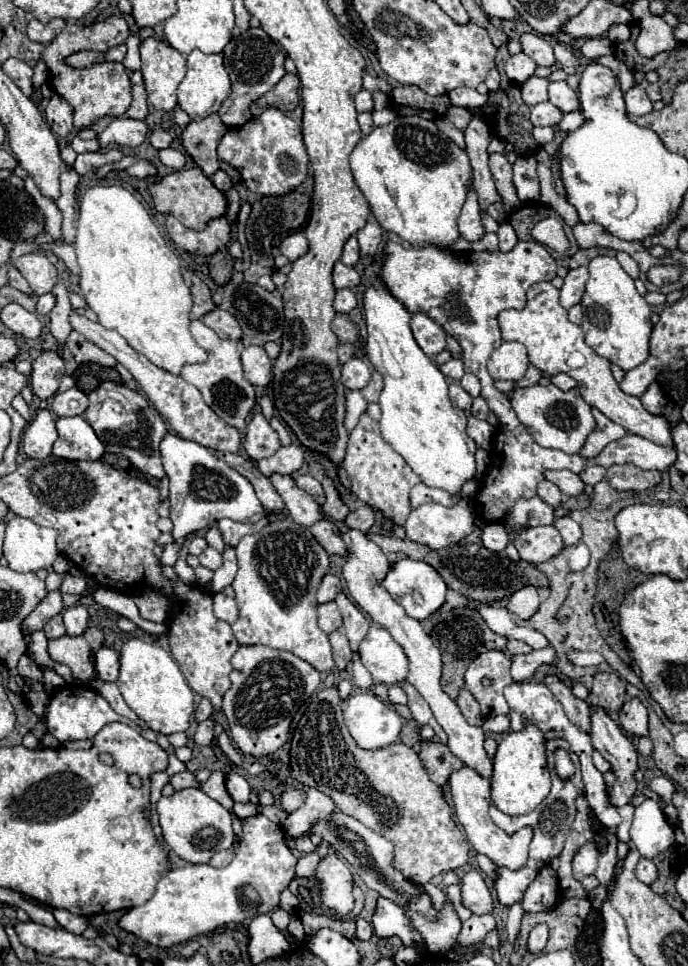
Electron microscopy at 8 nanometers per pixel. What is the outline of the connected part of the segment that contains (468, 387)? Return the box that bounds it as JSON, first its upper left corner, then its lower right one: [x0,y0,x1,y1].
[460,374,480,396]

